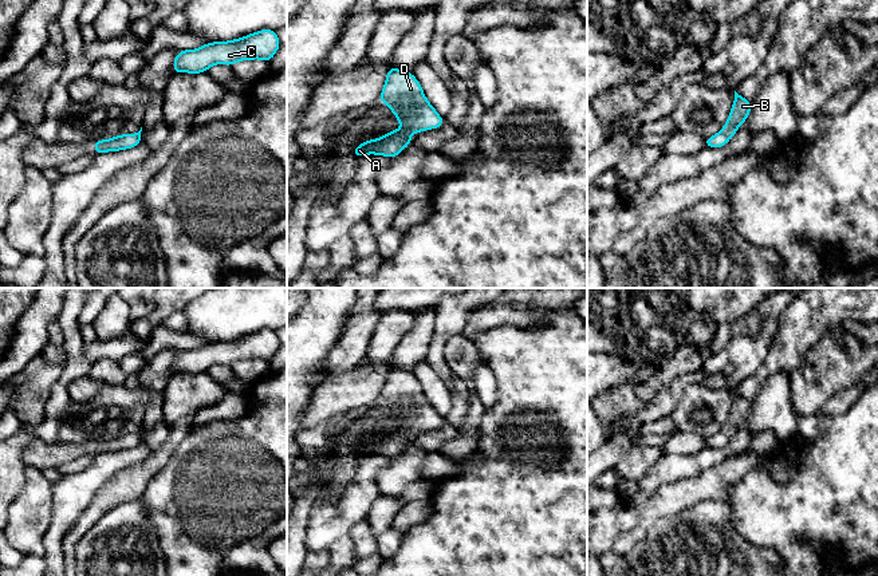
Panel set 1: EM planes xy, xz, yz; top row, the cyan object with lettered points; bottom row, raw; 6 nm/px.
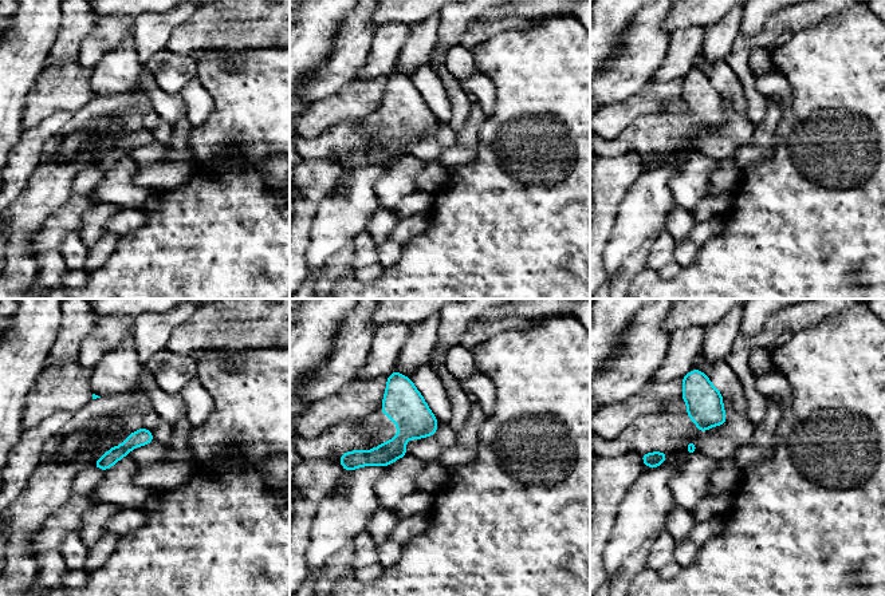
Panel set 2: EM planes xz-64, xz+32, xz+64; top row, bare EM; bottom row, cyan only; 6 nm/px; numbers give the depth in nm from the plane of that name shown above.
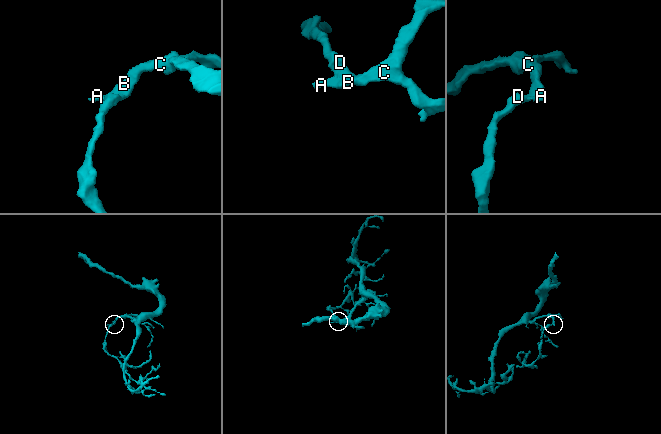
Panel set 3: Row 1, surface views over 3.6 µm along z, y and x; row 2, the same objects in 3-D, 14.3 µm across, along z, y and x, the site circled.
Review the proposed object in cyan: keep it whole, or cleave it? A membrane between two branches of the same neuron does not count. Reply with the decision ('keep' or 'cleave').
keep

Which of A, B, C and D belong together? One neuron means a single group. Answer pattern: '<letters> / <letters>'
A B C D

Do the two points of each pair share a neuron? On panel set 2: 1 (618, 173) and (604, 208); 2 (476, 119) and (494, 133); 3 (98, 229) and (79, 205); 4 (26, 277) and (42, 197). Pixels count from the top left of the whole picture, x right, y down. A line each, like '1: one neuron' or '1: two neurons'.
1: one neuron
2: two neurons
3: two neurons
4: one neuron

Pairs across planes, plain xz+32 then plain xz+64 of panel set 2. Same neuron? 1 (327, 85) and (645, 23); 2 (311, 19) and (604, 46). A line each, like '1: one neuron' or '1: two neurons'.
1: one neuron
2: one neuron

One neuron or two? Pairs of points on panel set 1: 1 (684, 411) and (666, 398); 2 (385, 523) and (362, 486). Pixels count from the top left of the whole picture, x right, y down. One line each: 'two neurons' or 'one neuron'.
1: two neurons
2: two neurons

